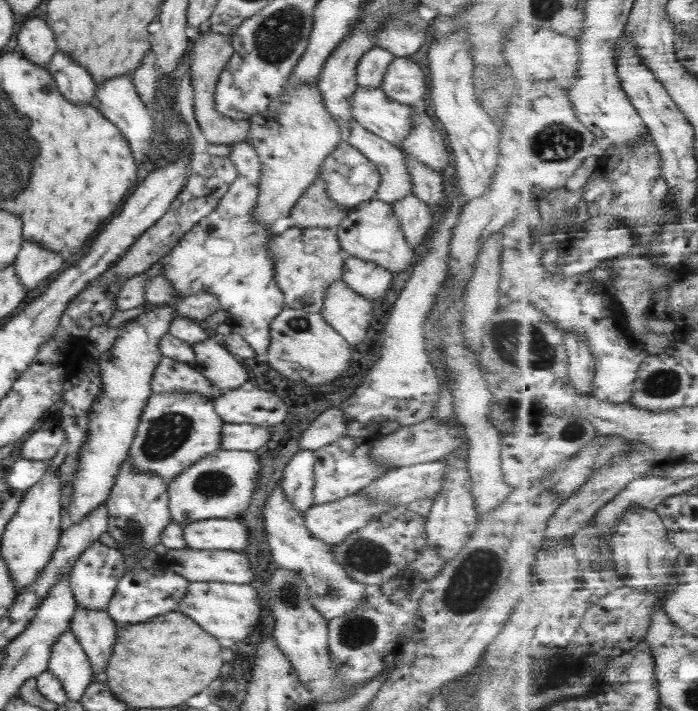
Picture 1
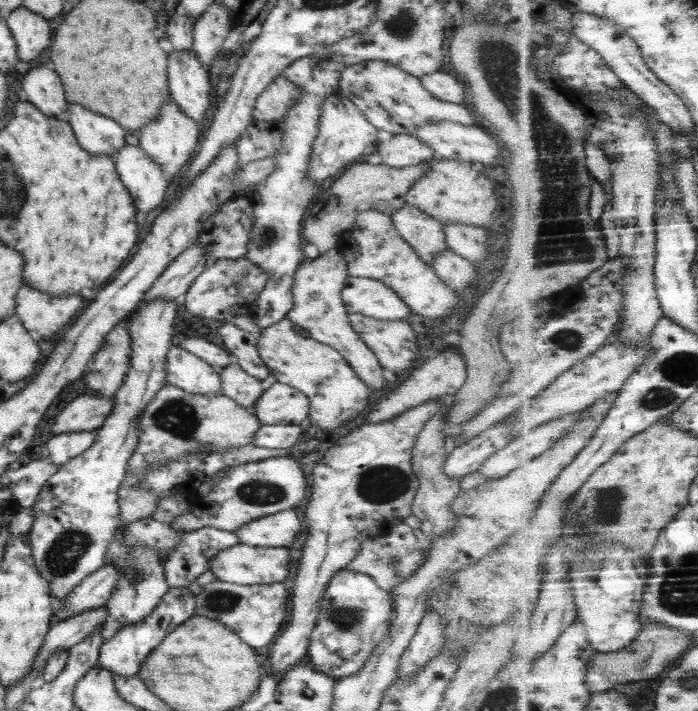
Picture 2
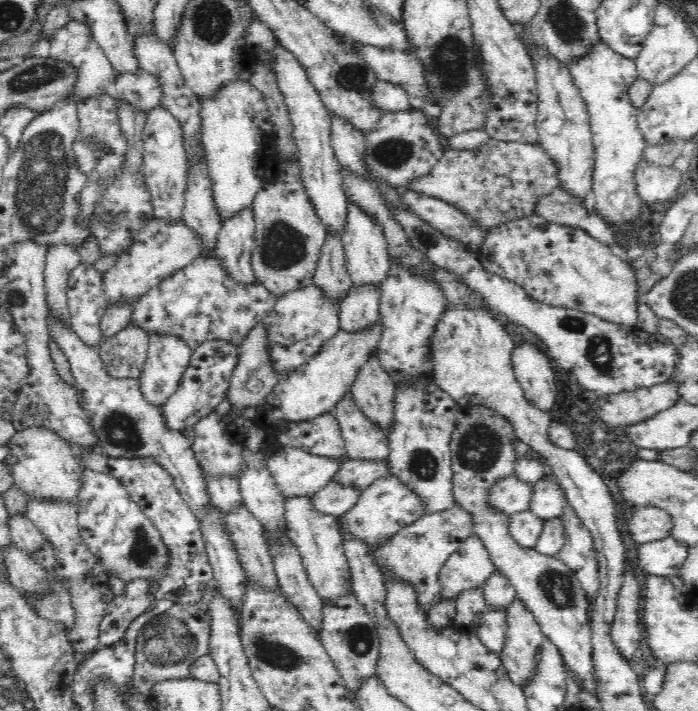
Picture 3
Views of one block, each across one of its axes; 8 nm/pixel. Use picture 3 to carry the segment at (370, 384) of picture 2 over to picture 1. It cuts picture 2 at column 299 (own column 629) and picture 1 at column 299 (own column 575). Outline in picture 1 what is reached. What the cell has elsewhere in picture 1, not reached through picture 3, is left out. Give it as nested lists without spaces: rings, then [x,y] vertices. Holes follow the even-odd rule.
[[[291,225],[269,237],[269,254],[273,260],[273,282],[283,294],[286,308],[318,313],[323,293],[333,281],[341,278],[343,255],[333,228],[301,228]]]

